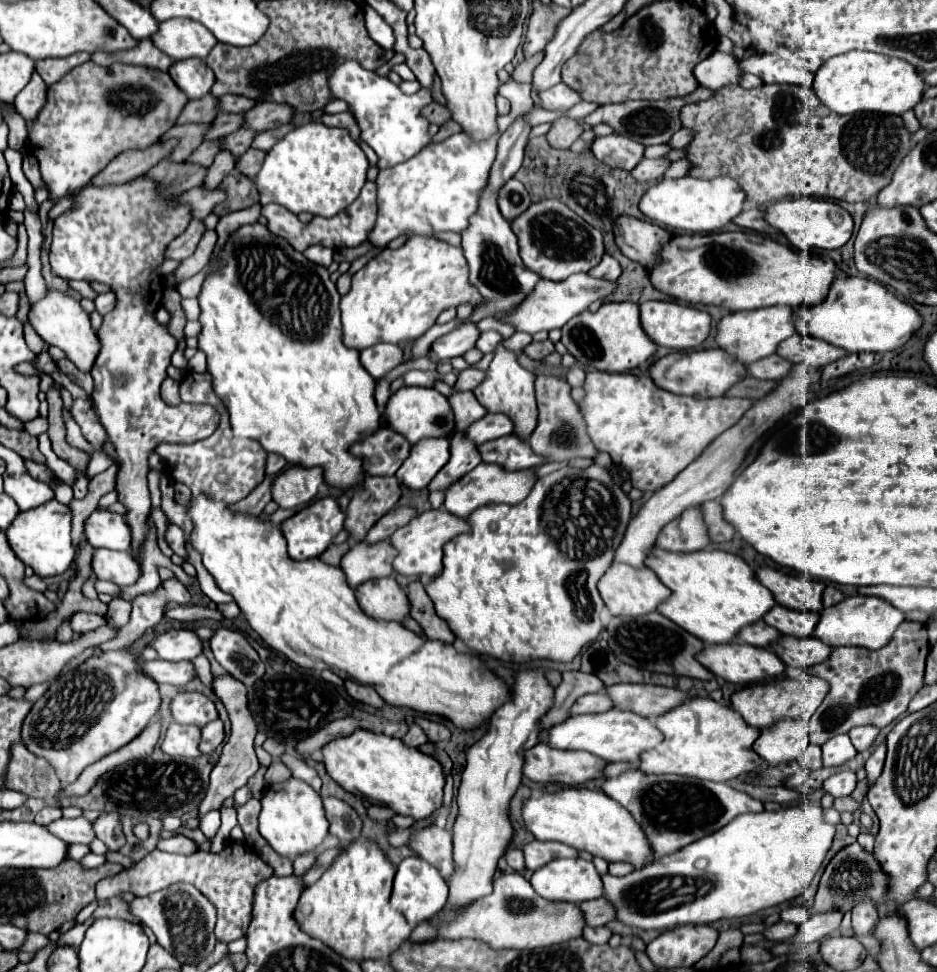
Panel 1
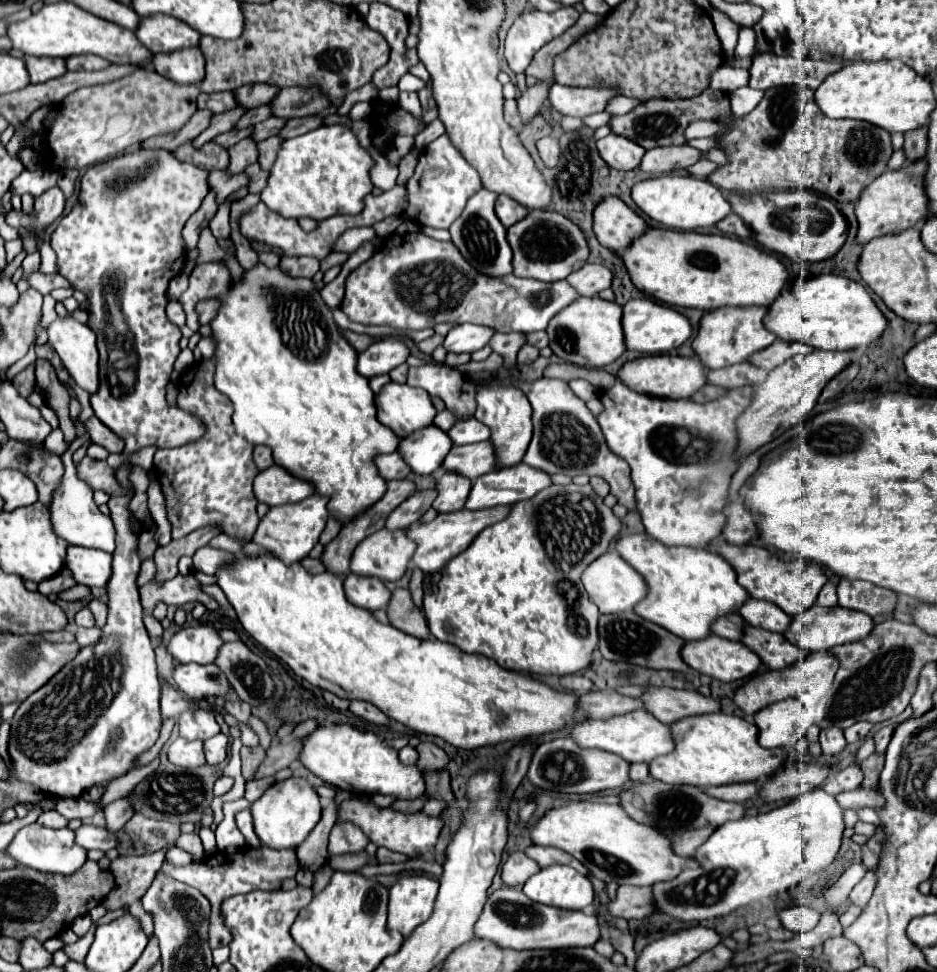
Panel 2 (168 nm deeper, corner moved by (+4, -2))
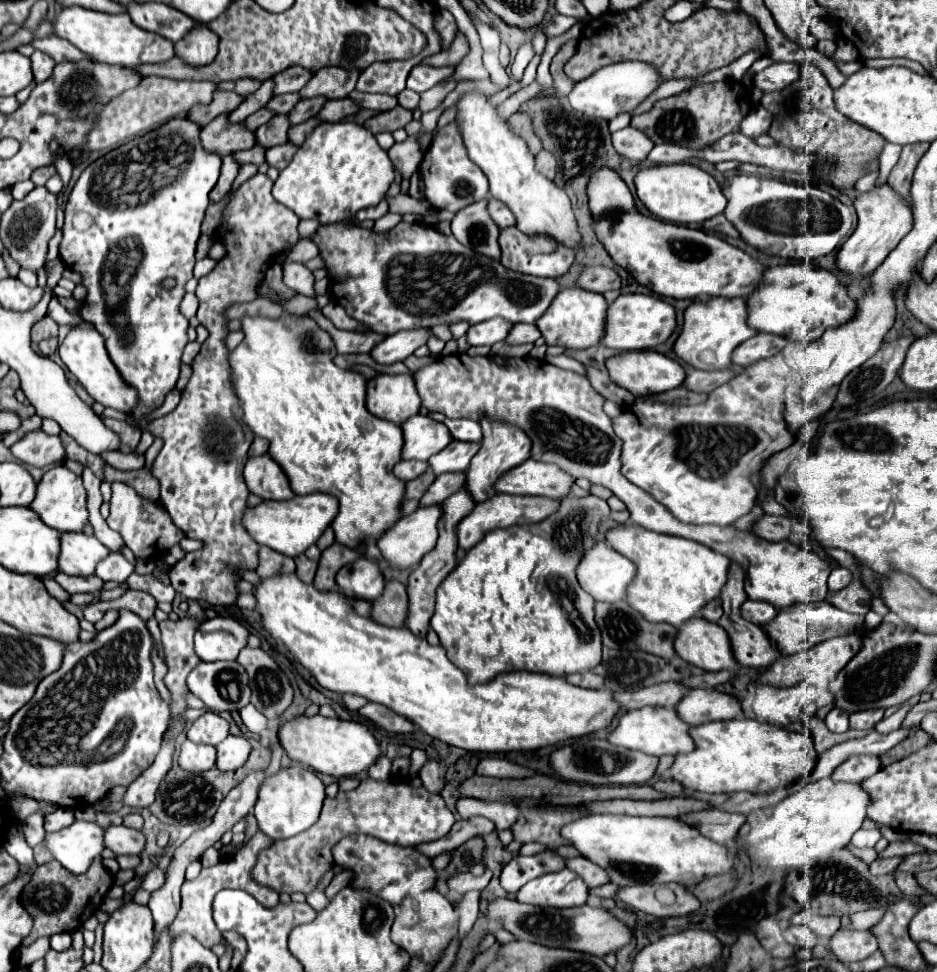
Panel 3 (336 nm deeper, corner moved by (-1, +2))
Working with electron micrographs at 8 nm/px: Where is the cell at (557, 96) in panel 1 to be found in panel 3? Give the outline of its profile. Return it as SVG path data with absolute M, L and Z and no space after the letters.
M620 62L620 64L604 66L598 72L594 72L590 78L576 82L572 92L568 94L568 100L576 112L582 112L594 118L612 120L614 116L636 108L650 92L656 90L658 84L660 84L660 78L656 76L656 72L652 72L652 66L642 62Z

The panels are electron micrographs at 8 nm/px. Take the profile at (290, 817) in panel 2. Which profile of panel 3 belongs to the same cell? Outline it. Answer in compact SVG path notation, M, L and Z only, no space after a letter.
M282 768L278 774L266 778L258 792L258 802L254 806L254 816L258 820L258 828L268 834L272 840L282 840L296 836L308 830L320 816L324 802L324 784L322 780L308 768Z

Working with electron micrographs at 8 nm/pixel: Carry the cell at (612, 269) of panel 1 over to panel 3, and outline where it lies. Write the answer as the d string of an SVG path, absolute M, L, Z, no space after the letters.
M586 266L576 282L578 288L590 290L590 292L608 292L608 290L618 290L620 288L620 276L606 266Z

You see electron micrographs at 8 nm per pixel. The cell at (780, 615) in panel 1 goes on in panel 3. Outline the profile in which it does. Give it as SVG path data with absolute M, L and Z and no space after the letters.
M746 600L746 602L742 604L742 616L744 616L746 620L758 624L758 626L768 624L768 622L776 616L776 612L780 612L780 610L778 610L776 606L772 606L772 604L768 604L768 602Z

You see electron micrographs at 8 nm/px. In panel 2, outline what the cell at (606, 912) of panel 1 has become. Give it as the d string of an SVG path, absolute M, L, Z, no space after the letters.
M619 886L617 898L609 904L609 912L613 918L647 918L657 912L651 896L651 888L631 888L631 886Z

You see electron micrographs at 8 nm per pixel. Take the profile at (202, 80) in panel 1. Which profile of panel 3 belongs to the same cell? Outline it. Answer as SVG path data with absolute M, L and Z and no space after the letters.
M198 24L192 32L188 32L188 36L184 36L184 40L174 44L174 52L186 64L200 68L216 58L218 40L210 34L210 30L204 24Z

